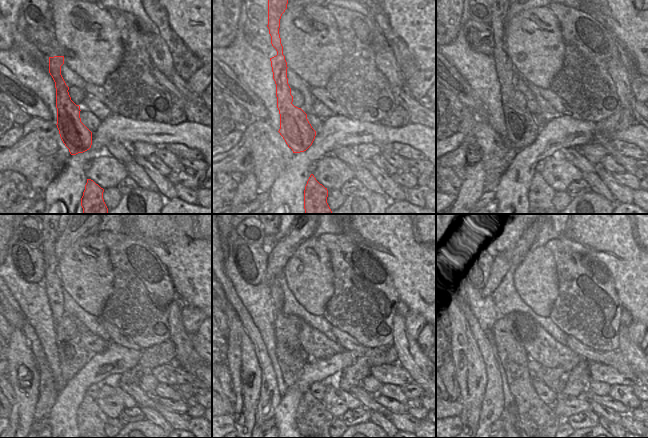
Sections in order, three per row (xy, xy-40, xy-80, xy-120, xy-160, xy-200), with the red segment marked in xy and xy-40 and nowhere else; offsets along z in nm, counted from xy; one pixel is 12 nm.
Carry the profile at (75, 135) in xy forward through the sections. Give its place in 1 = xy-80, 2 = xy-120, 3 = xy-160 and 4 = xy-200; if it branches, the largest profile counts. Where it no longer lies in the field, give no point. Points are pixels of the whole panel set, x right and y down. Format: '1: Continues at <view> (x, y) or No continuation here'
1: Continues at xy-80 (522, 131)
2: Continues at xy-120 (73, 355)
3: Continues at xy-160 (291, 367)
4: Continues at xy-200 (536, 417)

